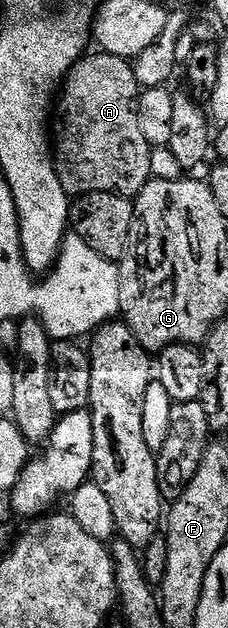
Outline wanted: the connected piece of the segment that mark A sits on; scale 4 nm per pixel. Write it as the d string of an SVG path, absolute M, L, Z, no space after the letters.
M103 52L92 53L85 53L83 58L76 61L58 94L60 135L55 135L54 138L58 180L62 180L62 188L70 196L90 192L135 196L152 178L150 160L154 149L142 133L142 120L138 120L138 104L142 87L136 78L135 65L129 59Z

